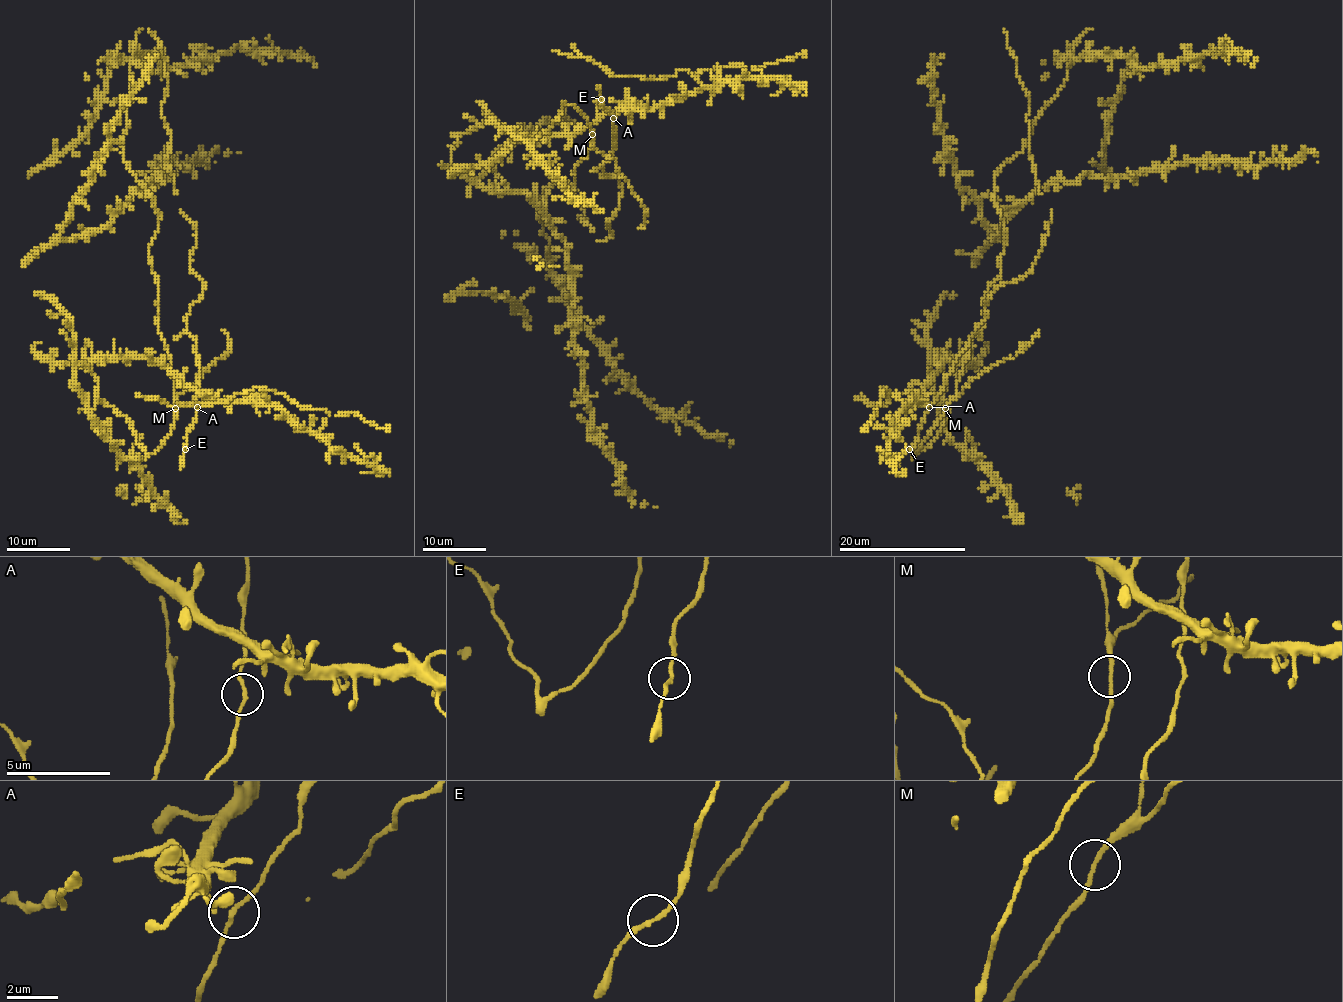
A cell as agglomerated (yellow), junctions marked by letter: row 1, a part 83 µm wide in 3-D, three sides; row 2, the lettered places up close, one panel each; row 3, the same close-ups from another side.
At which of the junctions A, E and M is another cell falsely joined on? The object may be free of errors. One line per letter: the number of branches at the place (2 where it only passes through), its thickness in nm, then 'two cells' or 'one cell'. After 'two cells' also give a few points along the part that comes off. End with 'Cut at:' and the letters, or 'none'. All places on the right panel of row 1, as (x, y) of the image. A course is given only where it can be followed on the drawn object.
A: 2 | 170 nm | one cell
E: 2 | 160 nm | one cell
M: 2 | 170 nm | one cell
Cut at: none

